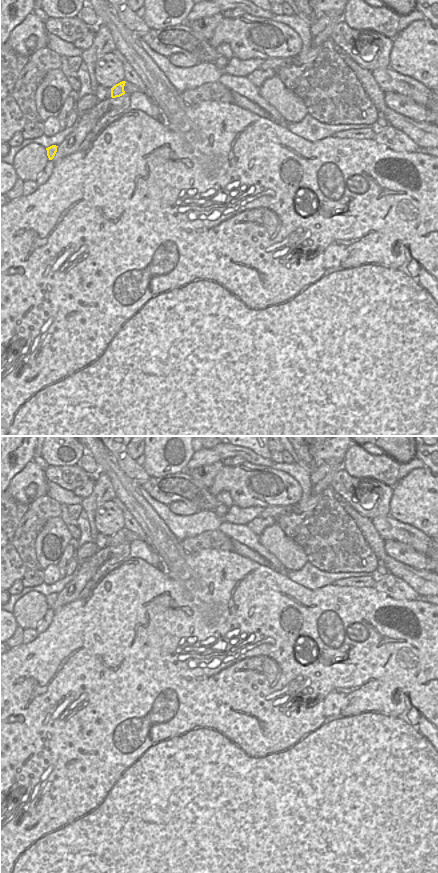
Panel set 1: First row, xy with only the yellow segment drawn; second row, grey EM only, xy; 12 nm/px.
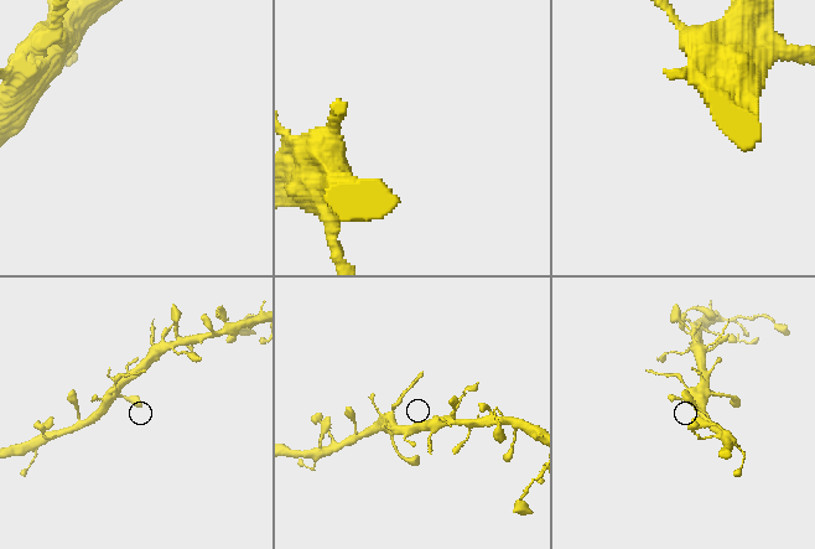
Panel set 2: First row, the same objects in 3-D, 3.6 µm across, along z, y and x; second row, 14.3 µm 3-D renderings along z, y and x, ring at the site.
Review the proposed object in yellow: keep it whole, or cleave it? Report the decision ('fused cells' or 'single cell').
fused cells

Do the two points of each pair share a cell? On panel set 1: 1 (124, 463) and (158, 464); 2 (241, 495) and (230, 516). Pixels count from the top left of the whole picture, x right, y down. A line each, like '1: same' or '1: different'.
1: different
2: different

